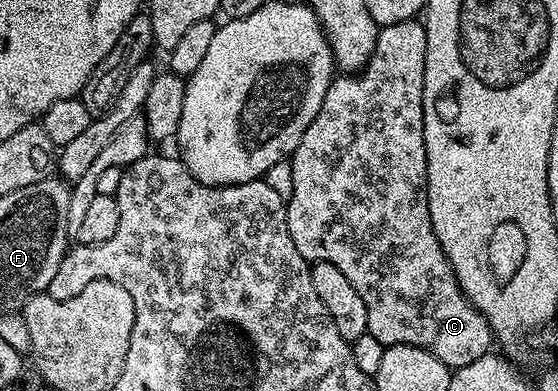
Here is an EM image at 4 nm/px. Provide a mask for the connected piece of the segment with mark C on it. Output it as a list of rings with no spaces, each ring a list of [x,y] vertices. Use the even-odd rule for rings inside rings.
[[[414,19],[403,23],[382,25],[377,31],[377,42],[371,59],[361,68],[361,72],[352,75],[334,76],[333,82],[327,87],[327,95],[323,95],[323,107],[319,107],[319,115],[311,119],[311,127],[303,131],[303,139],[292,153],[293,194],[287,199],[285,214],[287,215],[287,231],[291,231],[291,239],[299,255],[310,263],[322,261],[331,263],[343,271],[343,276],[349,280],[351,287],[359,291],[363,304],[367,306],[368,333],[375,335],[379,343],[386,347],[391,345],[410,345],[423,347],[435,355],[435,359],[443,359],[443,363],[455,370],[467,367],[467,363],[475,363],[475,359],[494,348],[495,338],[493,328],[487,319],[465,298],[459,283],[453,274],[451,263],[431,227],[431,211],[427,203],[427,151],[423,139],[423,79],[425,78],[425,52],[427,51],[427,35],[424,24]]]

